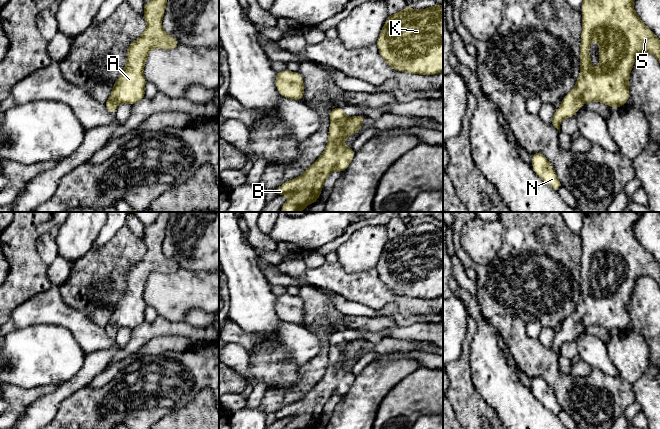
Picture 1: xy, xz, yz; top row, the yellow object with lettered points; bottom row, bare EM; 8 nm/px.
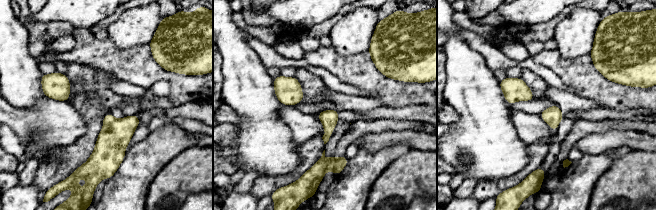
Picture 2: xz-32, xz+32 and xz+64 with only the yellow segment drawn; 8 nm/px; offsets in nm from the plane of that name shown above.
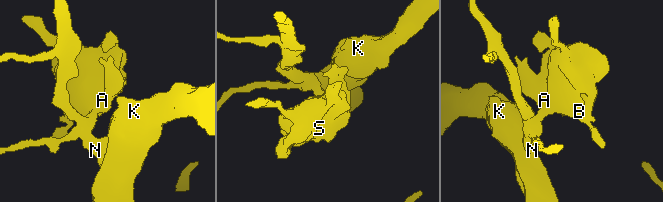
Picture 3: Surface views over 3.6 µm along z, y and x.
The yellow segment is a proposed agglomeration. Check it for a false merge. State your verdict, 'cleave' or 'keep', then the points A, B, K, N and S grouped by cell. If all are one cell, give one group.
keep | A B K N S

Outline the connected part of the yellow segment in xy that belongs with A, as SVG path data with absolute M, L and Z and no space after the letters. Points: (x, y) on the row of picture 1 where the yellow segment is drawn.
M152 0L144 3L143 17L147 27L142 35L127 48L125 69L113 85L110 98L104 103L108 112L115 114L120 103L135 105L145 98L146 78L144 67L149 52L158 48L173 50L179 42L162 27L167 0Z

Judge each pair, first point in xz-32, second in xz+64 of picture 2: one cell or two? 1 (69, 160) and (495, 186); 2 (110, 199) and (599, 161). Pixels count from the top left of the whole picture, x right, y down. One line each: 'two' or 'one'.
1: one
2: one

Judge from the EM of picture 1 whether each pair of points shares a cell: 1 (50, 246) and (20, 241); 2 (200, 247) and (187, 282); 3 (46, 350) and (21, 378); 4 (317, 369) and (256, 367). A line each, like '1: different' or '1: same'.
1: different
2: different
3: same
4: different

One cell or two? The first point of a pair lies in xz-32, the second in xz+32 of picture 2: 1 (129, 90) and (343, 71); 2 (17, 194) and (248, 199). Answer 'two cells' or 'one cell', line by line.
1: two cells
2: one cell

